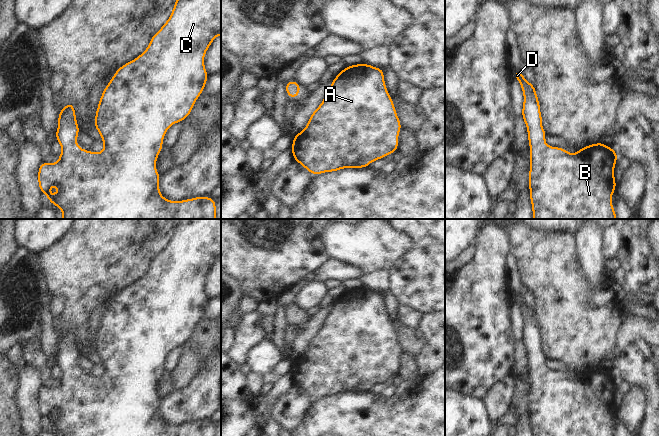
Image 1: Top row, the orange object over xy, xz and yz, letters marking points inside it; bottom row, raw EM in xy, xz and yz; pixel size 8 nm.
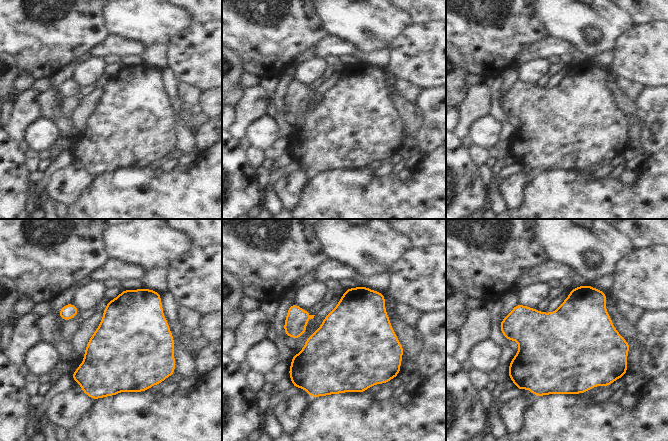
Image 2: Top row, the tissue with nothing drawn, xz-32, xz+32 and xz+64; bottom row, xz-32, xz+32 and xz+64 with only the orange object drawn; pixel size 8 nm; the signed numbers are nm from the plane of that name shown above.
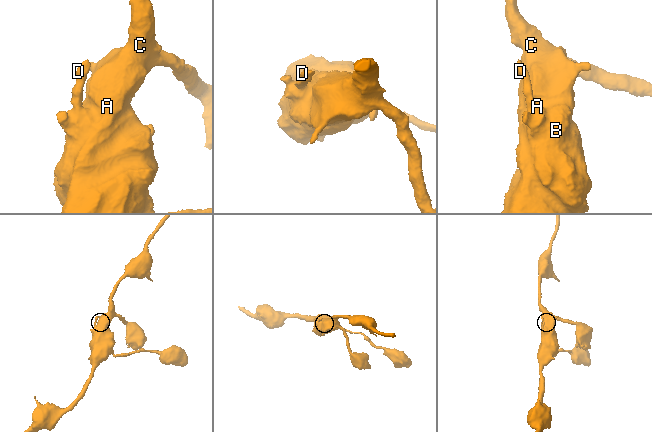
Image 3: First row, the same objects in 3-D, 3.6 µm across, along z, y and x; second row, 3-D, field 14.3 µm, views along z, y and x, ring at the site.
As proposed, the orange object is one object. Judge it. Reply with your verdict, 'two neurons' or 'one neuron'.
one neuron

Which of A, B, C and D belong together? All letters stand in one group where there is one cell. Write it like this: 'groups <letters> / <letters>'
groups A B C D

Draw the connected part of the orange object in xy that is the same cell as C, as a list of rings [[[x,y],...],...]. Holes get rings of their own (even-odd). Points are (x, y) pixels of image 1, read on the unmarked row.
[[[180,219],[177,221],[169,243],[164,247],[160,254],[152,260],[147,273],[136,283],[119,291],[101,318],[96,334],[94,349],[104,368],[102,376],[94,377],[78,371],[77,360],[80,356],[80,351],[77,349],[75,330],[69,326],[60,334],[58,339],[58,352],[55,358],[56,365],[62,370],[59,385],[56,387],[42,386],[38,392],[38,410],[42,415],[43,420],[47,421],[52,429],[58,430],[62,436],[216,436],[215,423],[209,422],[208,420],[199,420],[178,426],[173,426],[164,422],[159,415],[161,399],[156,395],[156,385],[159,377],[164,372],[162,365],[168,352],[177,346],[184,345],[191,338],[196,324],[204,315],[204,311],[209,301],[204,290],[204,280],[212,265],[219,259],[221,259],[221,219]],[[53,408],[59,412],[55,420],[49,417]]]

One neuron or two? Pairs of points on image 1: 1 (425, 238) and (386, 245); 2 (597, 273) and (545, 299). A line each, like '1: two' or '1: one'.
1: two
2: two

